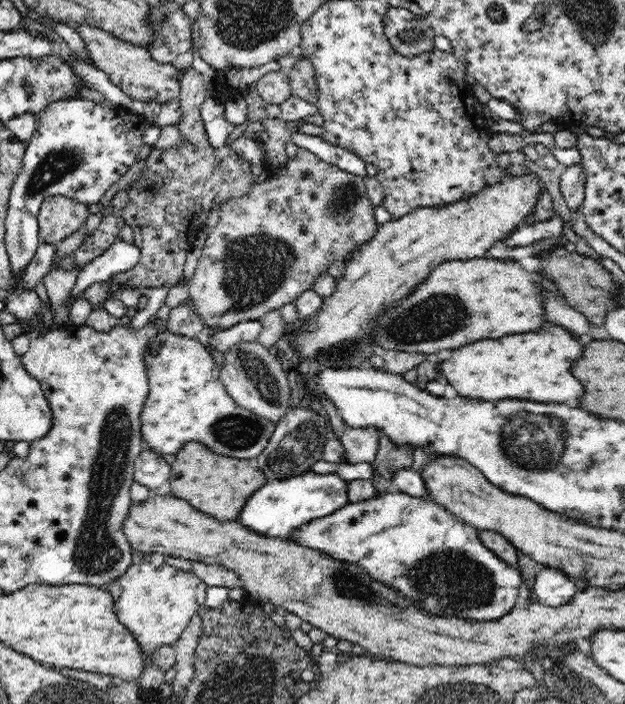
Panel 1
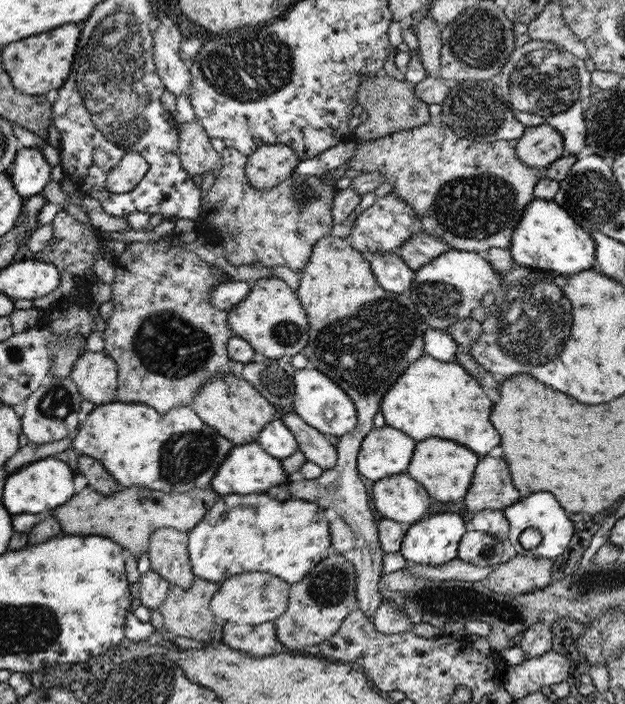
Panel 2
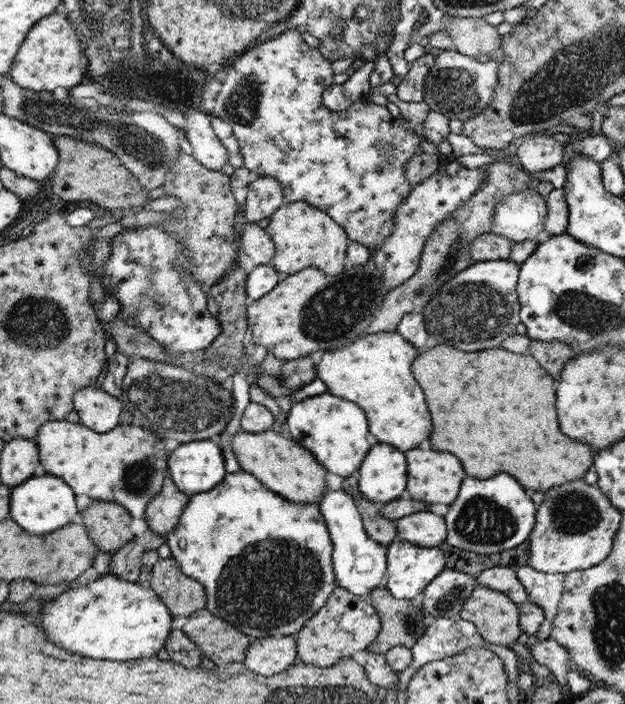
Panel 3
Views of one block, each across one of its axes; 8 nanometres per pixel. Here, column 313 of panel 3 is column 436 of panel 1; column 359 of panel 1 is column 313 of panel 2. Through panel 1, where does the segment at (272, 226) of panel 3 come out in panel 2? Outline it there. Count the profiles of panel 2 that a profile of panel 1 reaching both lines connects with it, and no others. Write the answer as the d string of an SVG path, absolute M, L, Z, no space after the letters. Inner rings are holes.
M328 235L318 240L318 242L314 244L314 248L312 250L312 254L310 254L310 258L308 258L308 264L304 266L304 270L300 272L299 277L299 288L296 291L296 294L298 295L298 298L304 308L304 312L306 312L308 324L310 326L308 327L309 342L303 348L302 353L305 354L306 358L308 358L308 364L310 367L325 373L325 375L330 378L330 380L334 380L334 382L336 382L336 384L338 384L340 388L343 388L344 392L346 392L346 394L350 396L350 398L352 399L352 403L355 405L355 408L357 410L357 424L356 427L353 428L352 432L348 432L344 437L340 437L340 441L336 446L337 463L335 464L335 468L324 471L323 474L315 480L306 480L300 478L299 476L295 476L292 480L290 480L289 478L288 484L286 484L284 487L276 487L275 490L273 490L274 487L272 487L270 488L270 490L268 490L267 494L274 496L276 492L280 492L280 490L288 488L292 499L308 500L308 502L314 502L316 504L319 504L325 509L333 508L337 513L340 514L344 521L346 521L346 524L348 524L348 526L351 526L352 532L354 532L355 544L354 549L352 549L349 553L349 559L352 561L352 564L354 565L354 570L356 571L356 602L357 606L360 607L360 609L362 609L364 613L366 613L366 617L368 617L368 619L370 620L374 620L374 613L376 613L376 610L378 610L378 607L381 603L381 596L378 592L378 584L380 582L380 576L382 572L382 558L384 558L385 553L381 548L381 543L379 540L378 525L376 525L376 518L374 517L375 512L371 510L369 484L364 480L364 478L361 477L360 472L358 471L358 452L360 451L364 438L372 430L375 430L373 420L376 414L378 414L379 410L381 410L381 403L384 394L386 394L388 388L390 388L390 386L392 386L392 384L394 384L394 382L396 382L396 380L398 380L398 378L400 378L400 376L404 374L404 370L406 370L406 368L408 368L408 366L410 366L410 364L412 364L412 362L414 362L417 358L420 358L420 356L422 356L422 352L425 349L425 344L423 341L424 334L428 329L430 329L430 325L424 322L424 319L422 319L422 315L420 315L419 313L420 308L418 308L418 306L414 304L414 301L408 293L394 293L392 291L387 291L378 284L378 281L376 280L376 277L374 276L374 273L370 268L369 262L364 258L362 252L356 251L354 247L348 245L344 238Z

